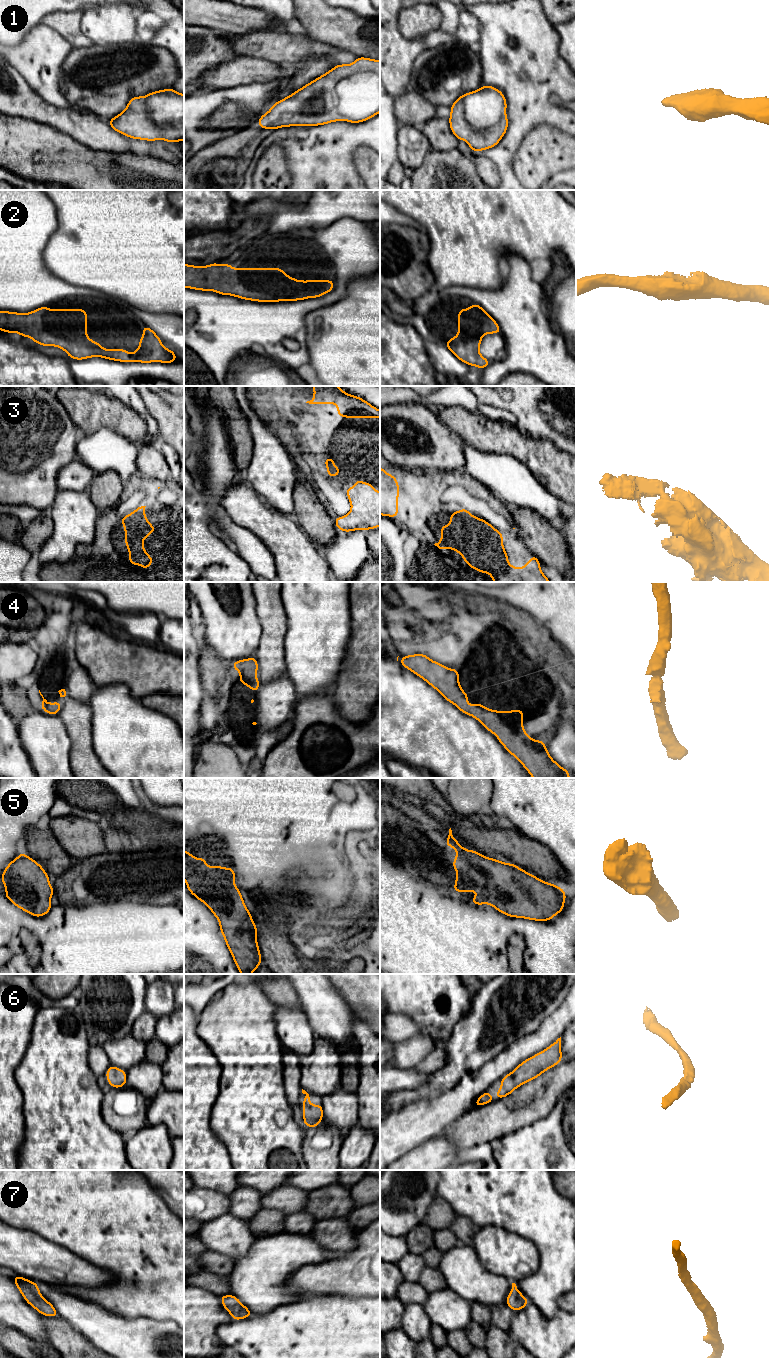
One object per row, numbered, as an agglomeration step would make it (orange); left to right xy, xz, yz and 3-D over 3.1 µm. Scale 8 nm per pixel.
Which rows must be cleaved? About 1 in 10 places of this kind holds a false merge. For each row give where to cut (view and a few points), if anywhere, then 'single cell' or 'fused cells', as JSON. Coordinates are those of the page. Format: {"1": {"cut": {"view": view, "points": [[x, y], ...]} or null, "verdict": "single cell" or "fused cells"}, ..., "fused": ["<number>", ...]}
{"1": {"cut": null, "verdict": "single cell"}, "2": {"cut": null, "verdict": "single cell"}, "3": {"cut": null, "verdict": "single cell"}, "4": {"cut": null, "verdict": "single cell"}, "5": {"cut": null, "verdict": "single cell"}, "6": {"cut": null, "verdict": "single cell"}, "7": {"cut": null, "verdict": "single cell"}, "fused": []}

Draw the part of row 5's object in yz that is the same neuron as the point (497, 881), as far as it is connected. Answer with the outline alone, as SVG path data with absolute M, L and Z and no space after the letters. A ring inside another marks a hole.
M451 828L449 829L448 839L444 841L449 848L456 849L456 859L452 861L452 867L456 869L455 885L452 888L455 892L474 892L479 894L472 897L472 904L489 904L498 912L508 917L524 918L534 921L550 921L555 915L562 912L566 900L565 890L549 882L540 880L535 875L526 872L512 863L504 863L500 860L486 857L478 851L467 850L462 847L453 837Z

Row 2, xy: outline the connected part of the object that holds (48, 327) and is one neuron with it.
M45 305L29 313L0 311L0 331L30 337L40 346L58 347L75 360L102 357L125 363L174 363L177 359L175 351L164 347L161 338L146 325L134 353L104 349L87 336L85 309L48 309Z

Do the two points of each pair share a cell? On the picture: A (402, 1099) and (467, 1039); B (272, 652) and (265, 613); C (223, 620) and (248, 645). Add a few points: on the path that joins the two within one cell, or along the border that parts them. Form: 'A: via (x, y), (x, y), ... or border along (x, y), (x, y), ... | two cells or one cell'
A: via (422, 1093), (431, 1089), (460, 1059) | one cell
B: via (272, 642), (272, 623) | one cell
C: via (229, 626), (242, 639) | one cell

